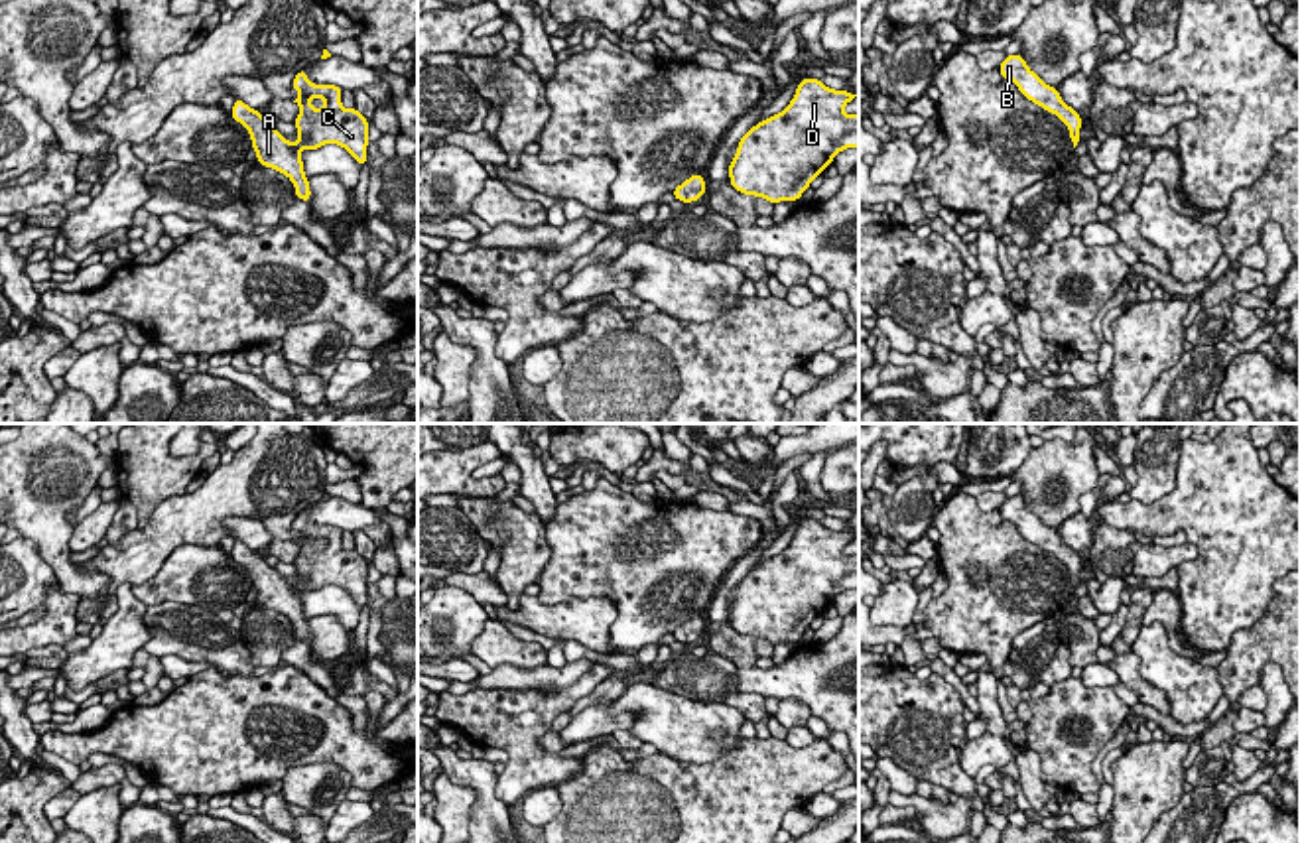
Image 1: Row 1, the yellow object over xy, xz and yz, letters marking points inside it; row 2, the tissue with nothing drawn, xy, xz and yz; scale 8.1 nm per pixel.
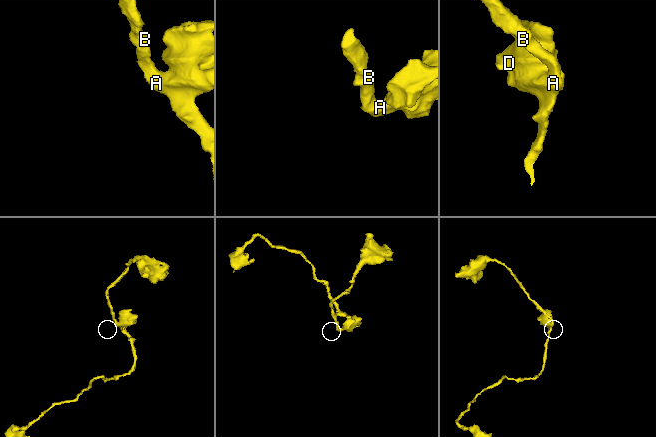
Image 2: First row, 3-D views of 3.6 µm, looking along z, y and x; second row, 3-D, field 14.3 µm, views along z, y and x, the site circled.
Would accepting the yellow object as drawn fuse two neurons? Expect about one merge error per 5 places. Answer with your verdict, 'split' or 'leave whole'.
leave whole

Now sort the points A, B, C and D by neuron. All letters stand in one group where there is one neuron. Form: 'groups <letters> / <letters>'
groups A B C D

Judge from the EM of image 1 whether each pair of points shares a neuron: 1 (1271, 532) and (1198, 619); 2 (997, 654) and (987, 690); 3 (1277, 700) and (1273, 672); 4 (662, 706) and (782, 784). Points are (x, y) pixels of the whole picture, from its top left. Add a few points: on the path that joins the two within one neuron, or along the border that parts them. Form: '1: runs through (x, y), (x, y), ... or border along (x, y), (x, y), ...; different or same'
1: runs through (1249, 554), (1235, 568), (1230, 583), (1218, 597); same
2: border along (989, 672), (997, 680); different
3: runs through (1277, 694), (1273, 678); same
4: border along (743, 739), (712, 761), (684, 761); different

